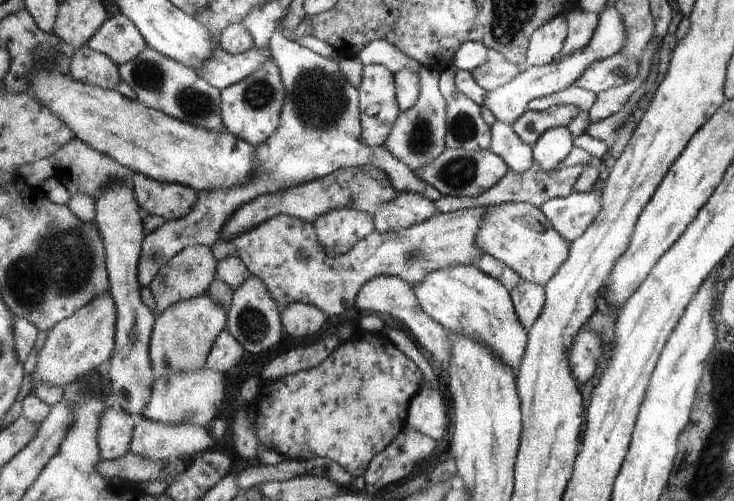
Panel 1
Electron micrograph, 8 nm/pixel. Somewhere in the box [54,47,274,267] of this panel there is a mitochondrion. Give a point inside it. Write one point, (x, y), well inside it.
(147, 75)

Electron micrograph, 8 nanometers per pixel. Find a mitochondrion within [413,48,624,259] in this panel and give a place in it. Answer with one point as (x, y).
(460, 172)

